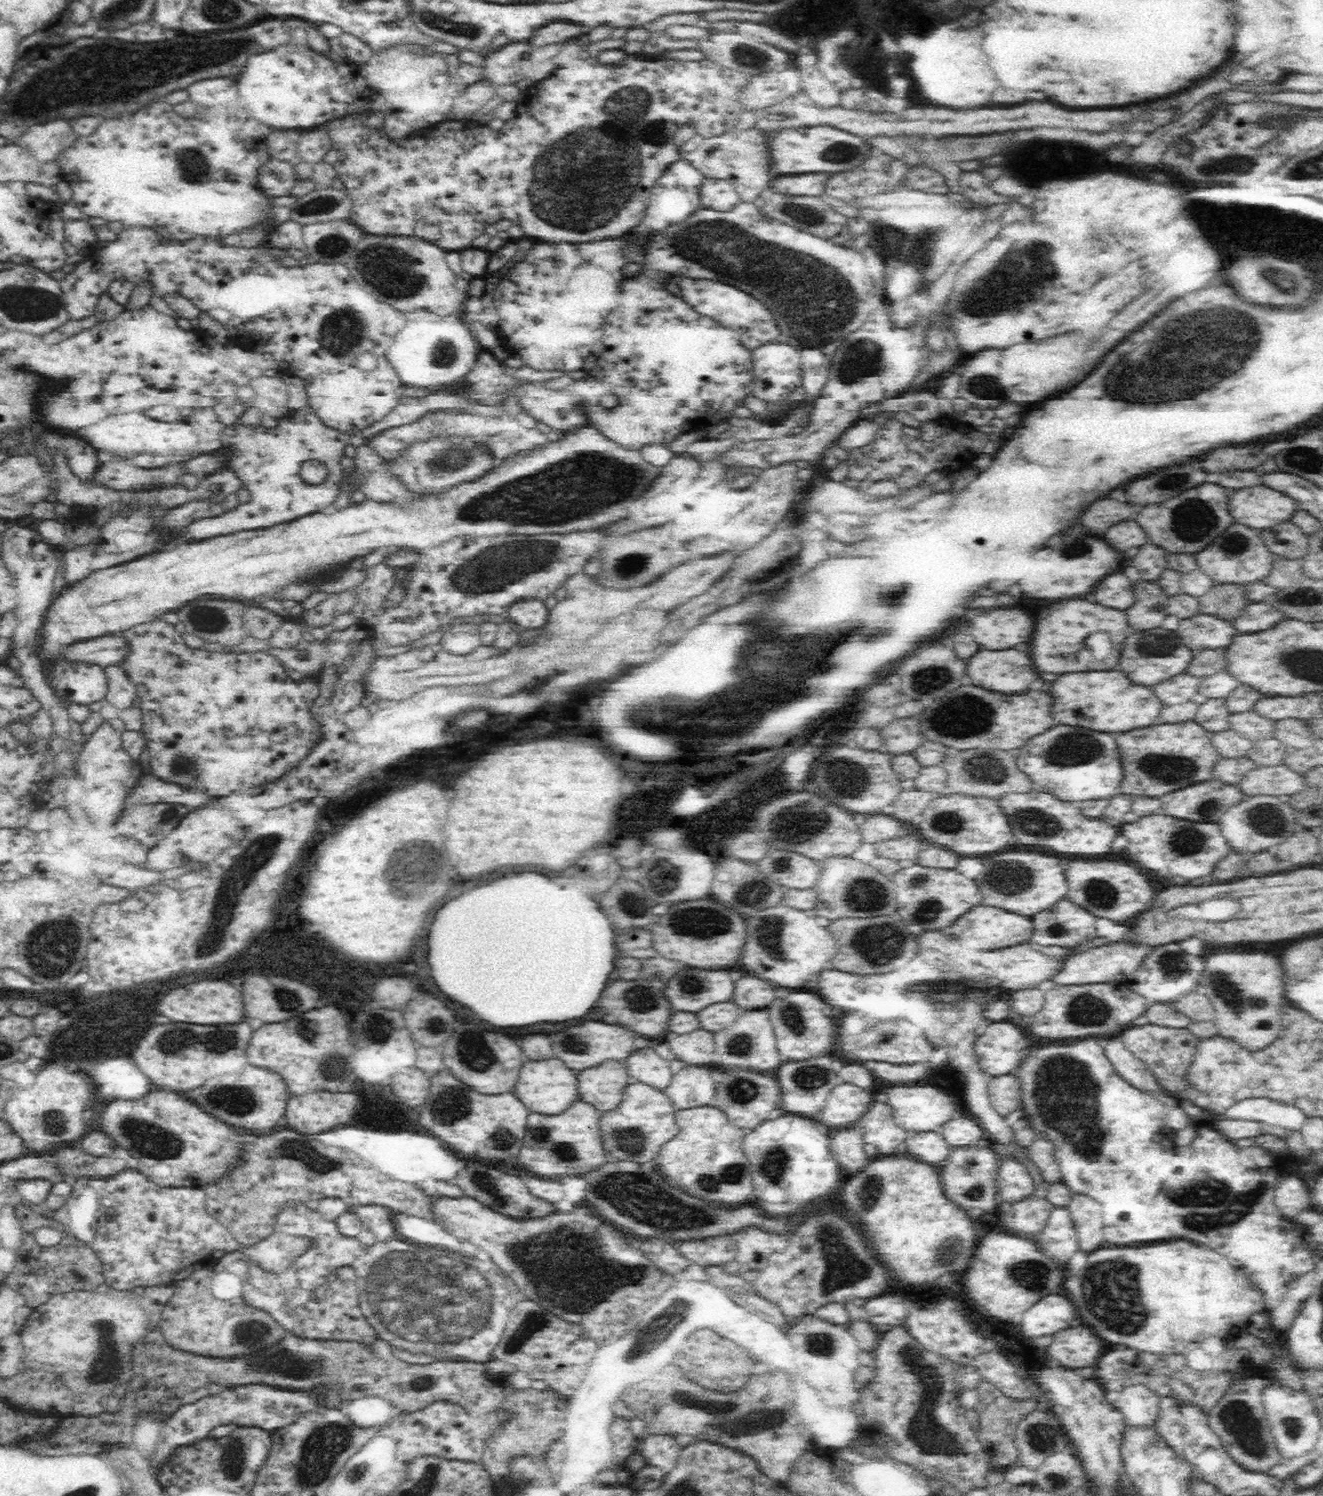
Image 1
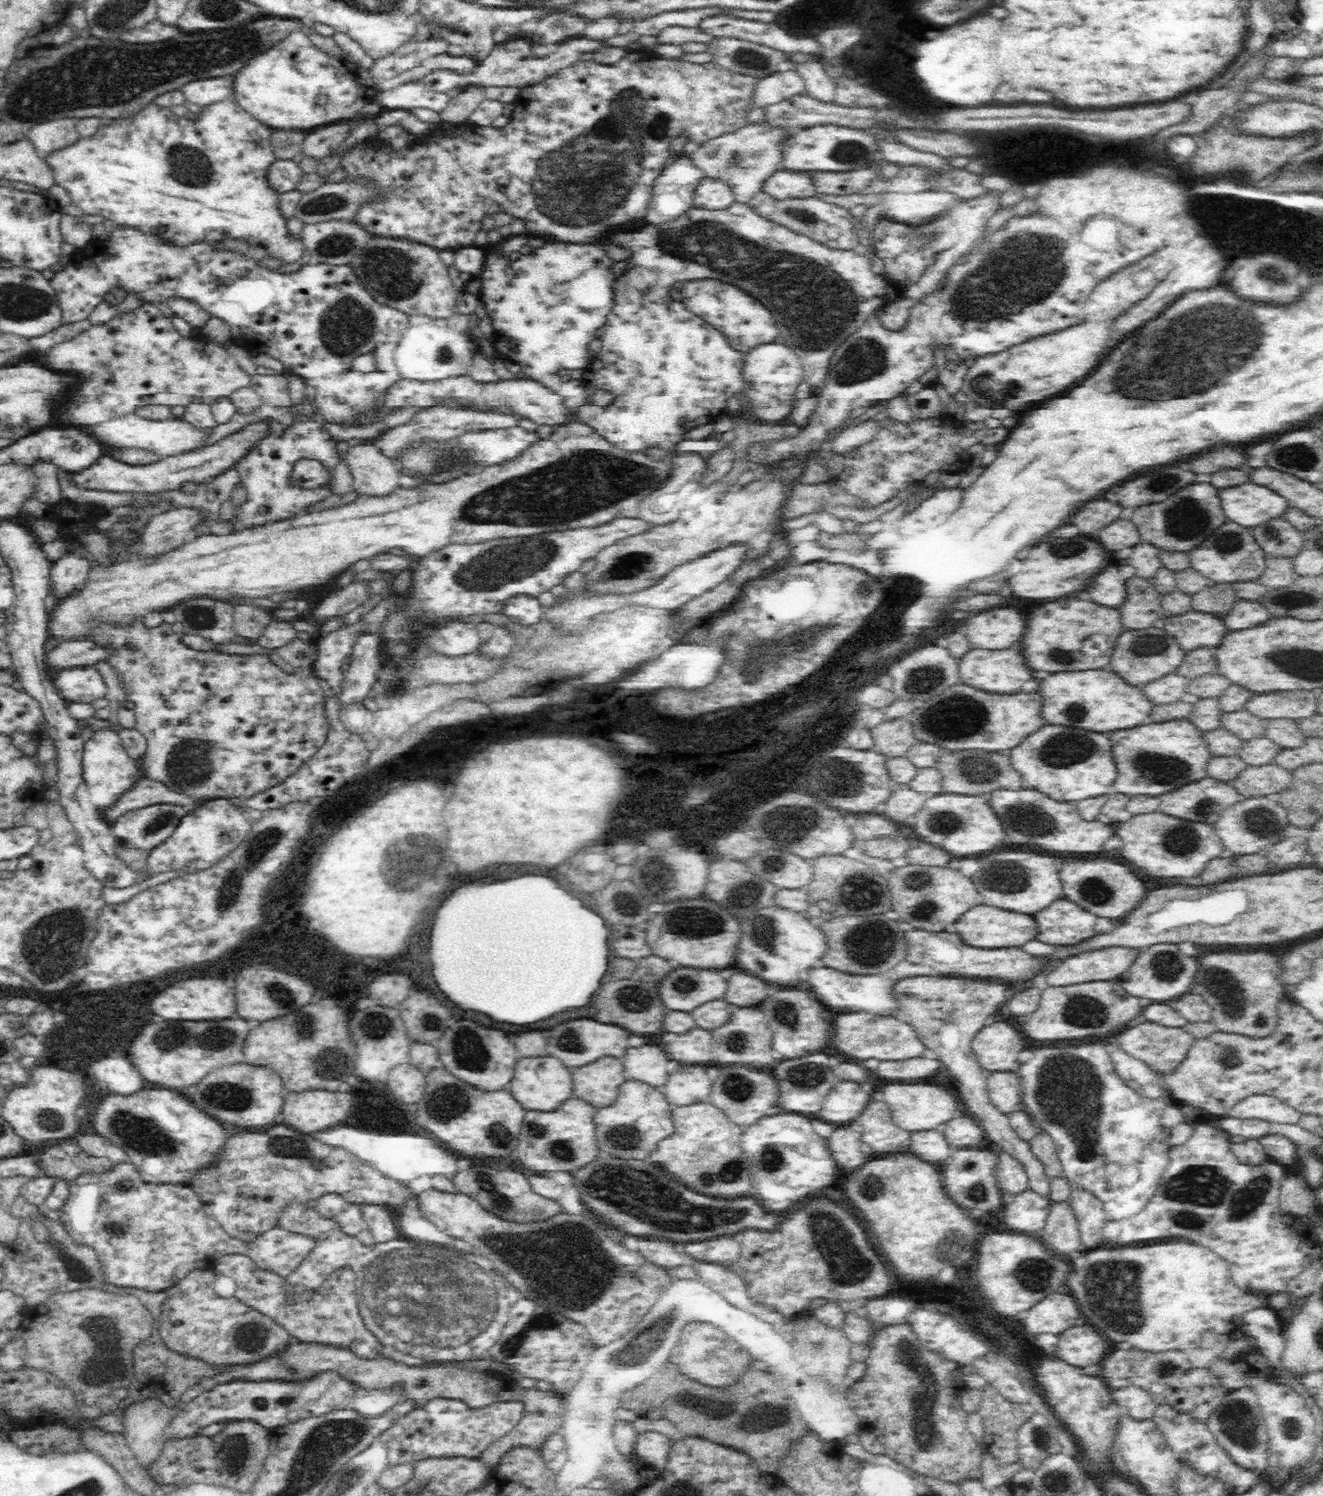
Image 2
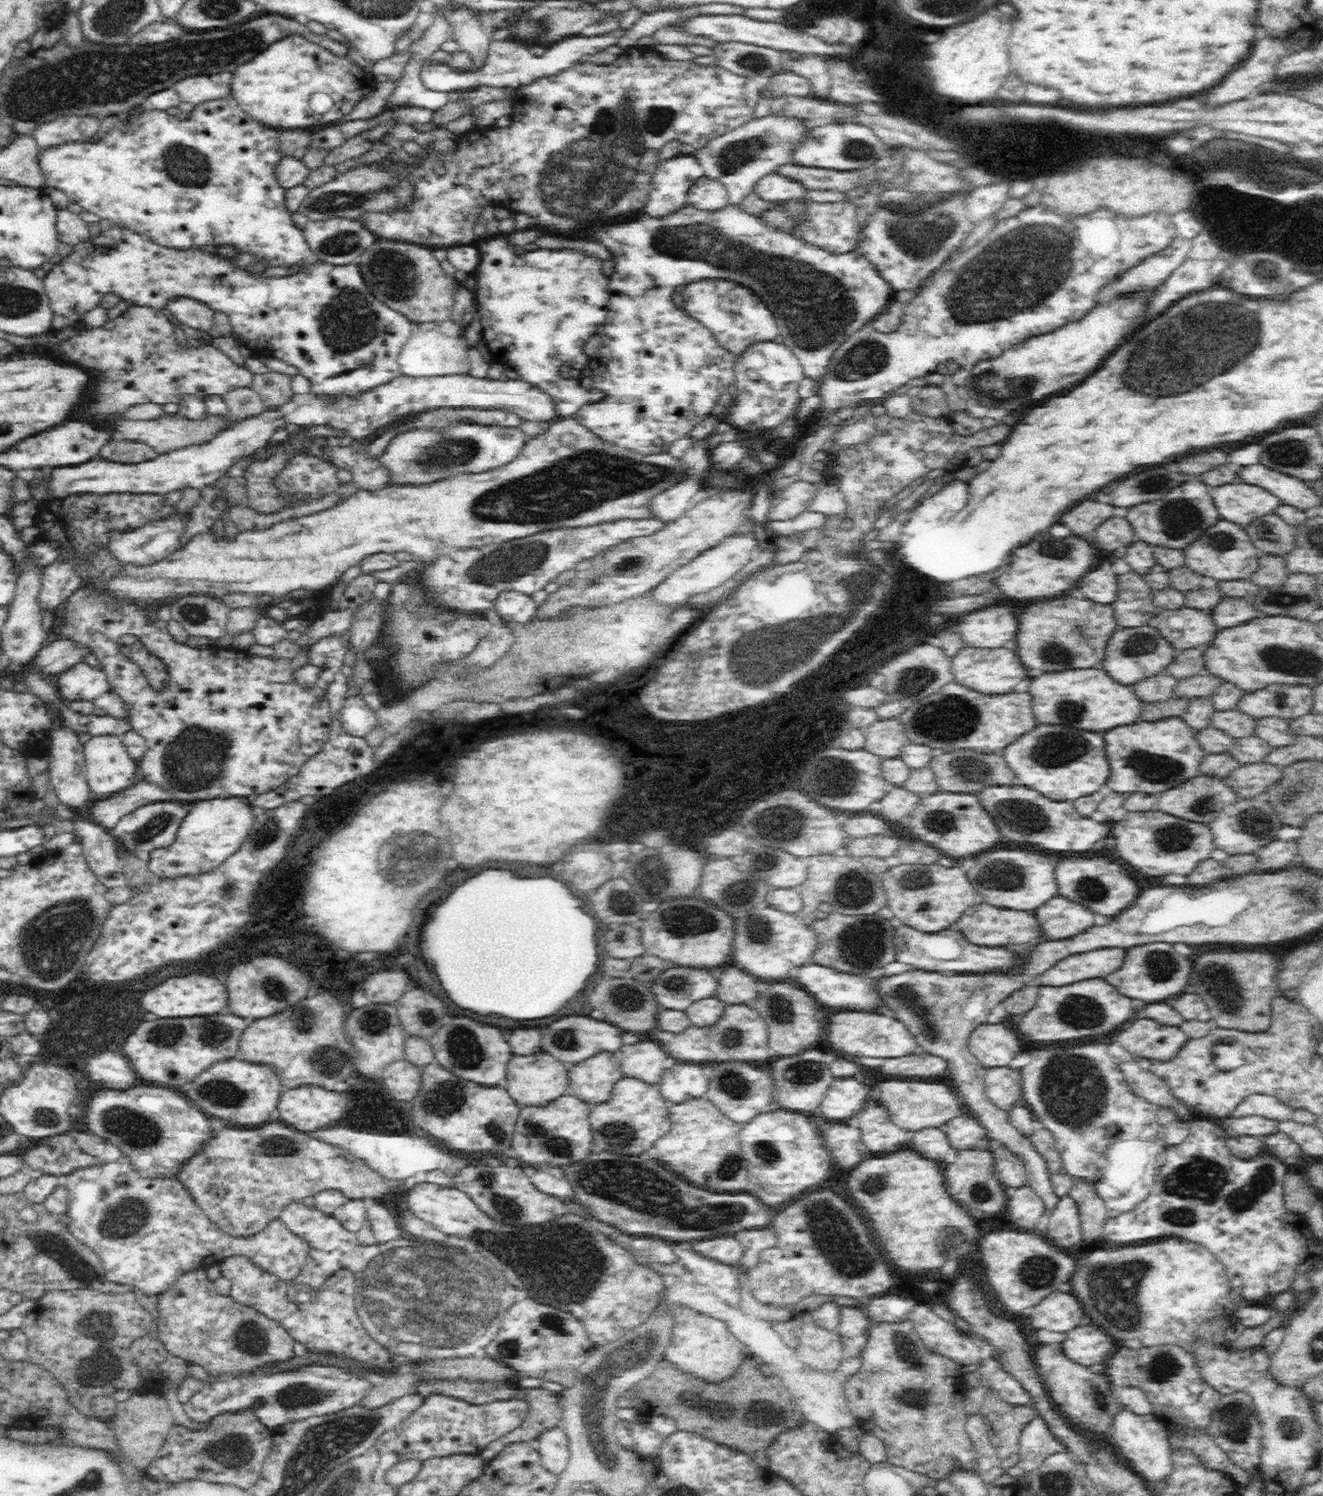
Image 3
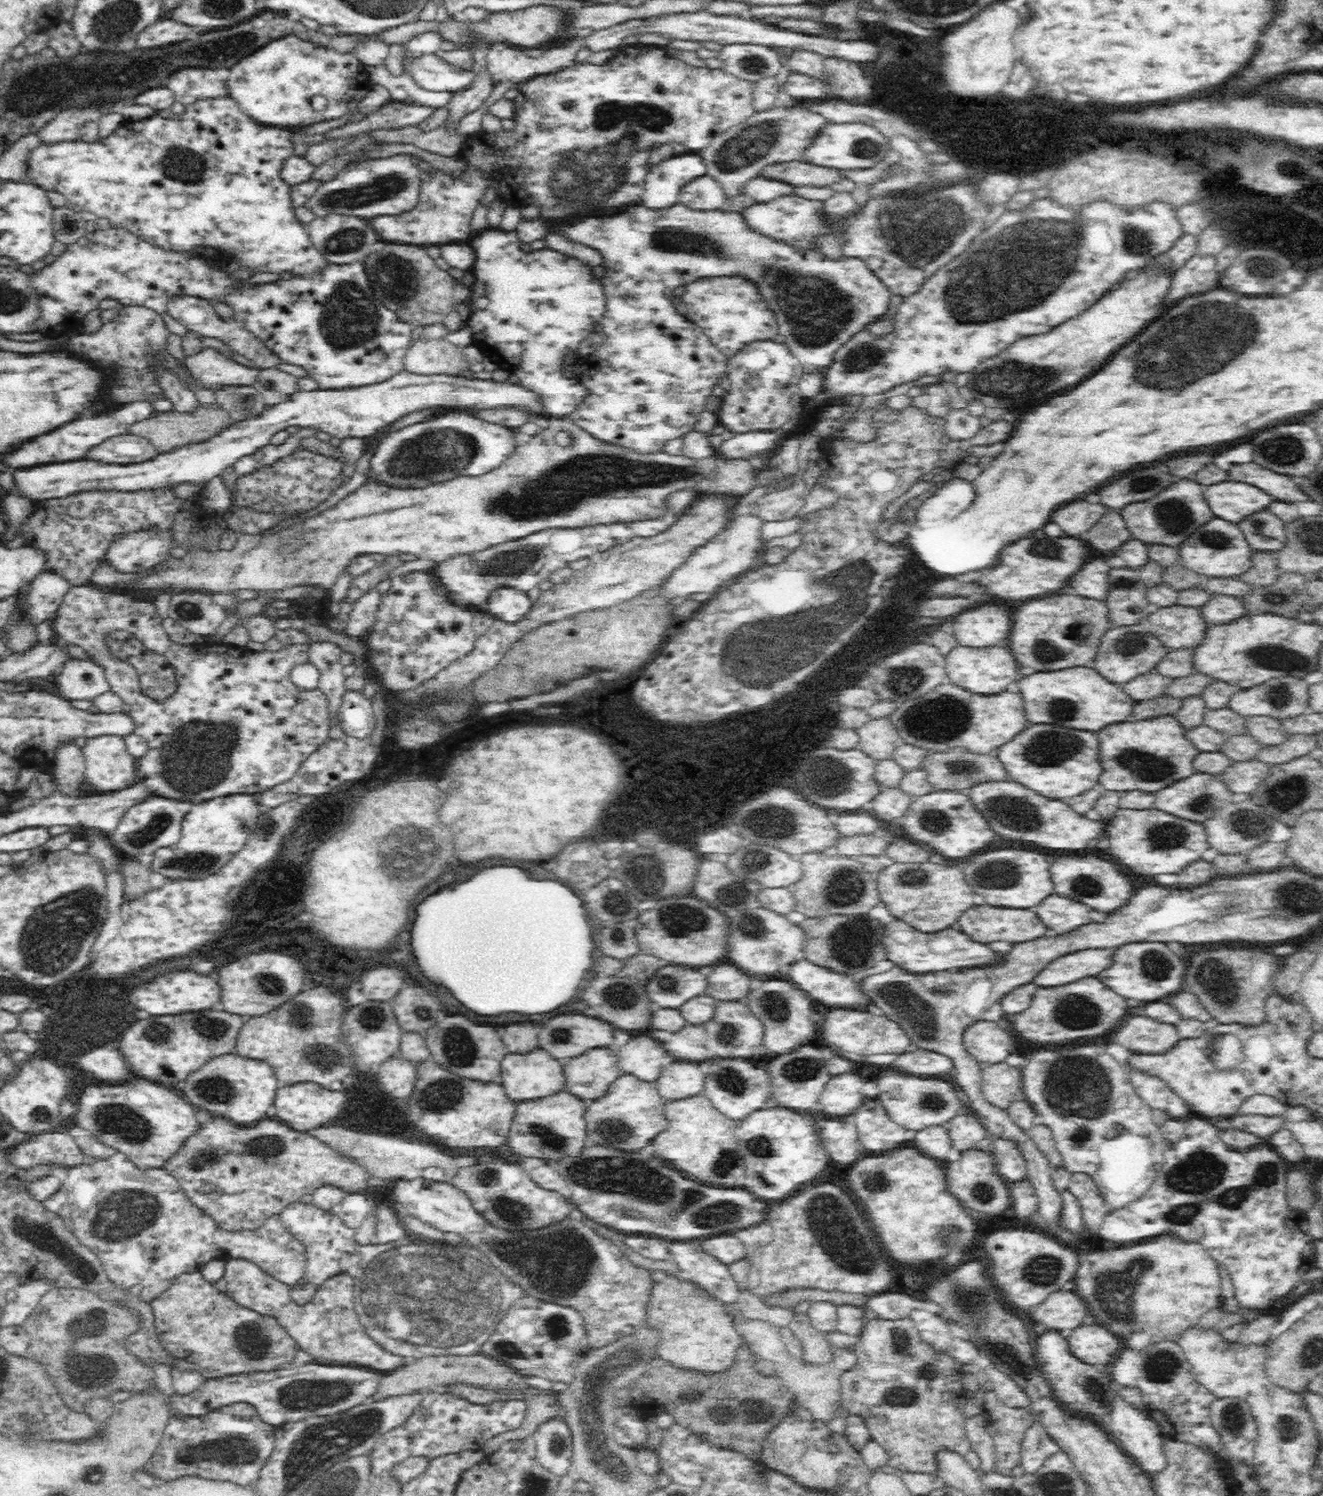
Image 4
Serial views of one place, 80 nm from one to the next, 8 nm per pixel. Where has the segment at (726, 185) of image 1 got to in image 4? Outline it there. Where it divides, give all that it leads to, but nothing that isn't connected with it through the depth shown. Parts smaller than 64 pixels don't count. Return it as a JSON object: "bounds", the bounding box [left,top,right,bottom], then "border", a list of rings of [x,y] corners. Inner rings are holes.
{"bounds":[678,175,728,211],"border":[[[704,175],[688,182],[678,197],[680,197],[679,204],[701,211],[722,209],[728,201],[722,185],[710,175]]]}

